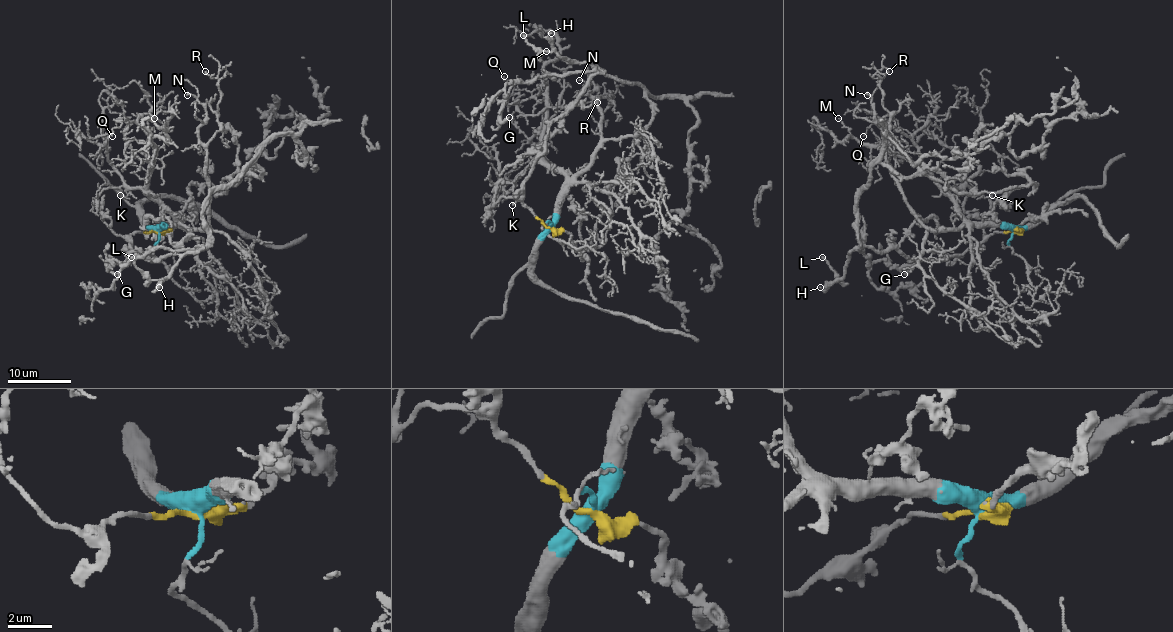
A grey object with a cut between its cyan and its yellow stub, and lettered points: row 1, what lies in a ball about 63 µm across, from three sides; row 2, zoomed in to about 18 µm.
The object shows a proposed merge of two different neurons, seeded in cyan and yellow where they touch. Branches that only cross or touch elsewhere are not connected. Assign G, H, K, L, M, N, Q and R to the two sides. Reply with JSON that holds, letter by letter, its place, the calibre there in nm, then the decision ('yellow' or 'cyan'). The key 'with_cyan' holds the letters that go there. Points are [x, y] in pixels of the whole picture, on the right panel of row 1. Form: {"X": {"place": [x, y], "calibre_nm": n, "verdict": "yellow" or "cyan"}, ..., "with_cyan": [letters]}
{"G": {"place": [904, 274], "calibre_nm": 240, "verdict": "yellow"}, "H": {"place": [820, 287], "calibre_nm": 130, "verdict": "yellow"}, "K": {"place": [992, 195], "calibre_nm": 140, "verdict": "cyan"}, "L": {"place": [822, 257], "calibre_nm": 200, "verdict": "yellow"}, "M": {"place": [838, 118], "calibre_nm": 140, "verdict": "cyan"}, "N": {"place": [867, 95], "calibre_nm": 100, "verdict": "cyan"}, "Q": {"place": [863, 136], "calibre_nm": 100, "verdict": "cyan"}, "R": {"place": [889, 71], "calibre_nm": 120, "verdict": "cyan"}, "with_cyan": ["K", "M", "N", "Q", "R"]}

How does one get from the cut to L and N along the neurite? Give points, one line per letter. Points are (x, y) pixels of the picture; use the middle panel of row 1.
L: (549, 227), (523, 203), (523, 180), (544, 150), (547, 128), (571, 107), (593, 70), (537, 51), (523, 35)
N: (549, 227), (560, 195), (589, 164), (600, 139), (601, 113), (598, 99), (590, 96), (598, 88), (579, 80)

